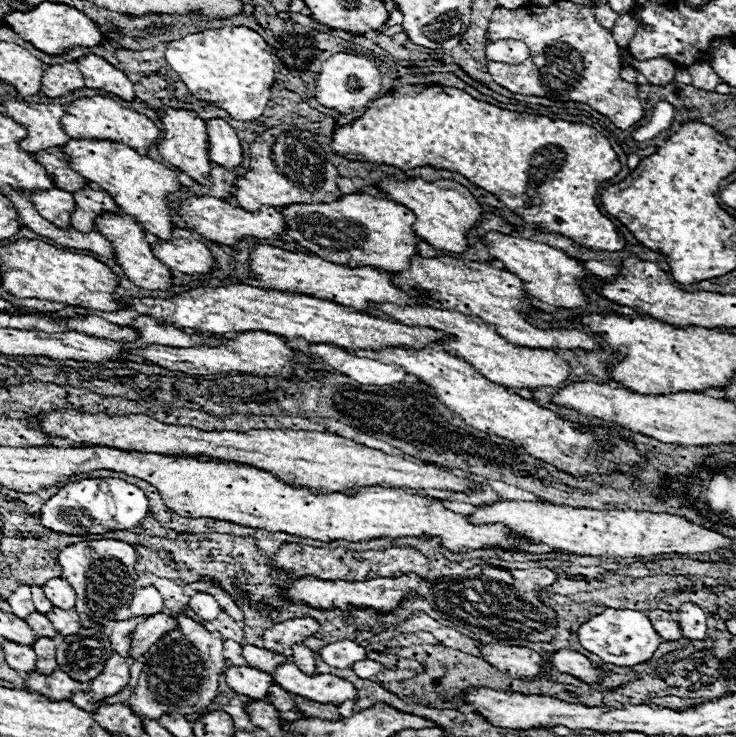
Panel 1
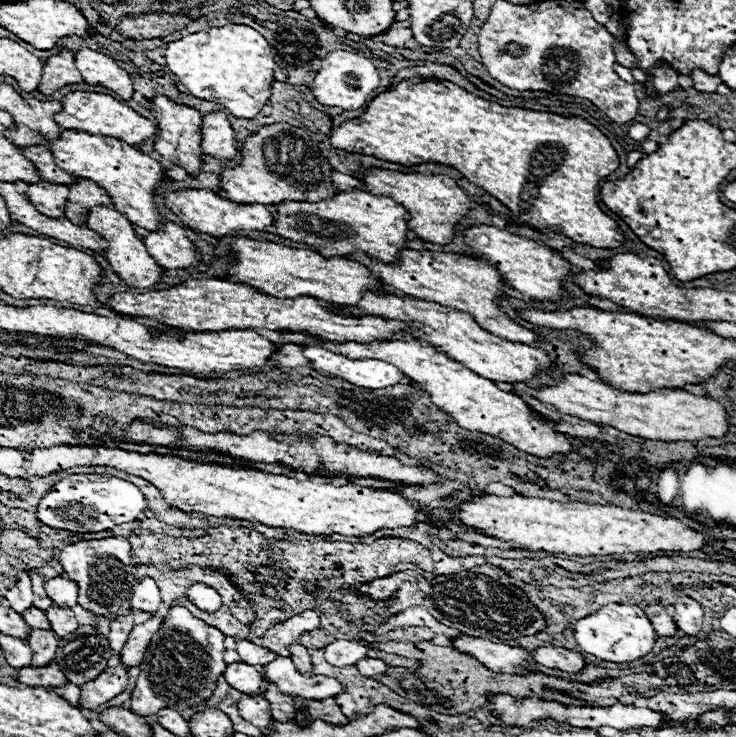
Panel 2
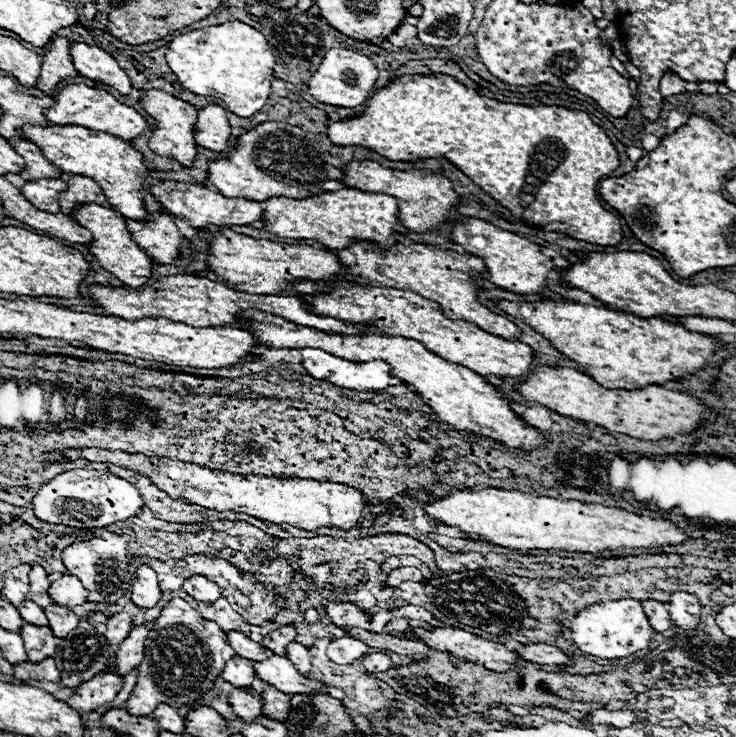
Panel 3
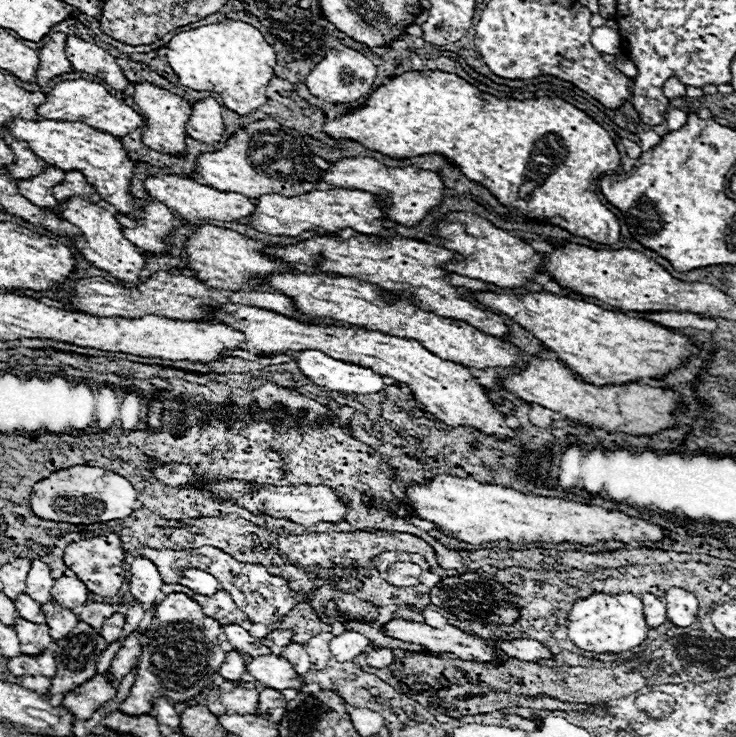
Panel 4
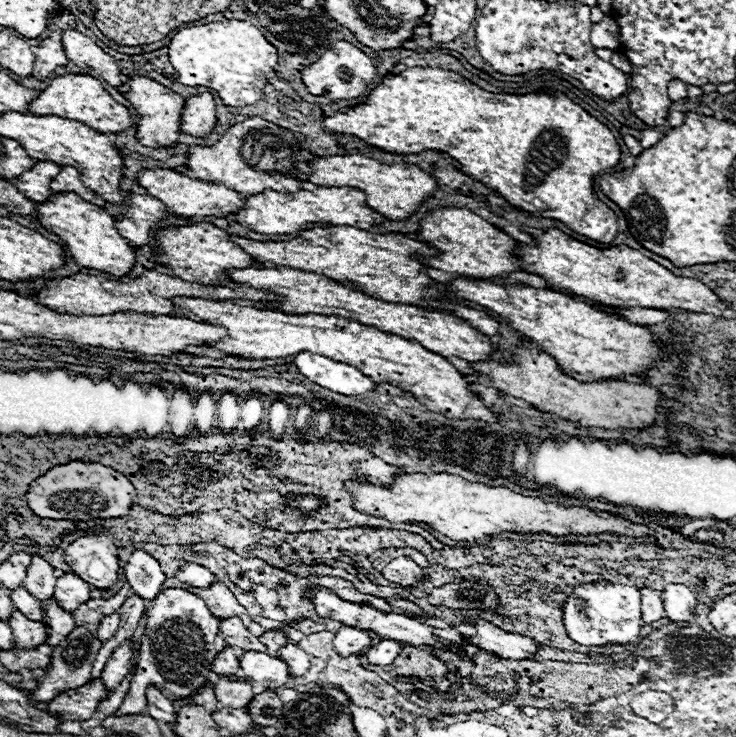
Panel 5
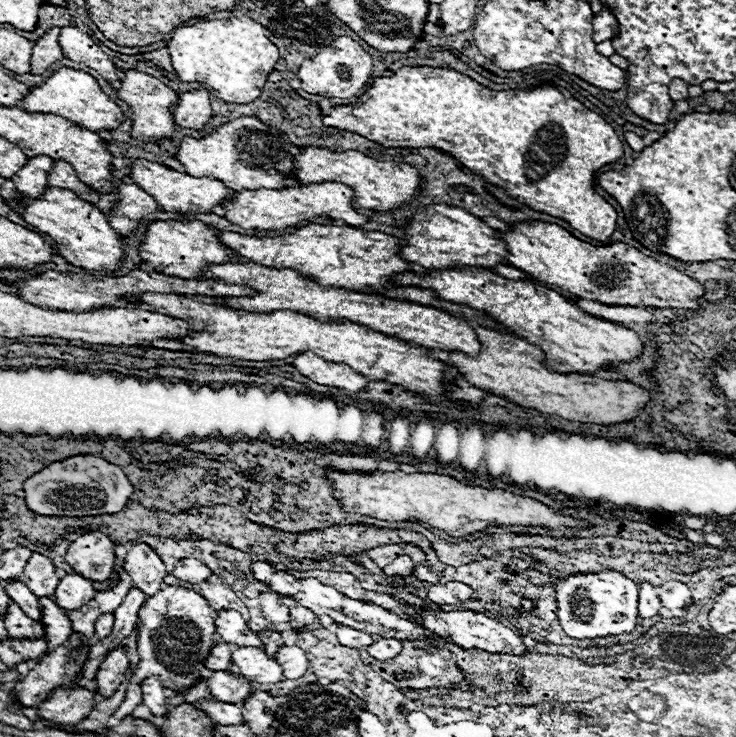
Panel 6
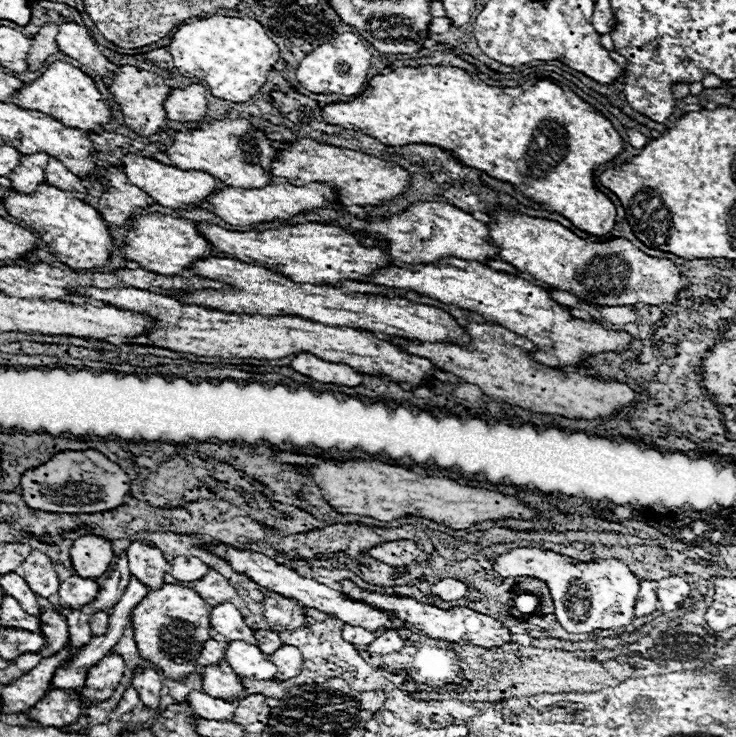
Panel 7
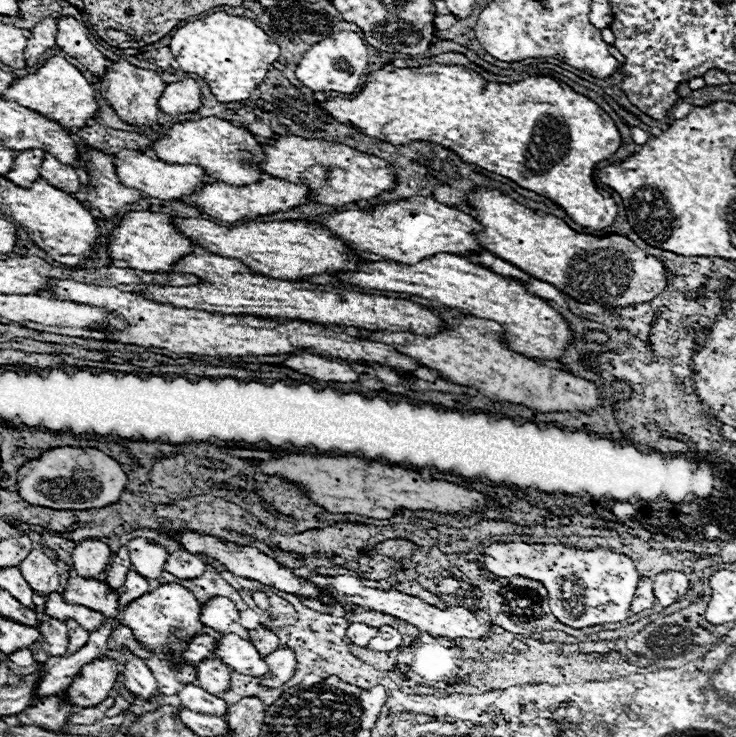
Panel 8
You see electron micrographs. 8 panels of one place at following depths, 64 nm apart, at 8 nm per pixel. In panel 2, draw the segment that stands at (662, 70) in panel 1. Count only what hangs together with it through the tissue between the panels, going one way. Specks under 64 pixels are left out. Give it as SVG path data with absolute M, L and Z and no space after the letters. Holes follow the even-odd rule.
M616 40L616 42L614 42L614 52L616 52L616 62L618 62L618 64L622 64L622 66L626 66L626 68L636 68L636 58L630 54L626 42ZM668 64L654 66L654 68L652 68L652 74L654 74L654 86L656 86L656 90L658 90L660 94L672 92L672 90L680 90L678 74L676 74Z

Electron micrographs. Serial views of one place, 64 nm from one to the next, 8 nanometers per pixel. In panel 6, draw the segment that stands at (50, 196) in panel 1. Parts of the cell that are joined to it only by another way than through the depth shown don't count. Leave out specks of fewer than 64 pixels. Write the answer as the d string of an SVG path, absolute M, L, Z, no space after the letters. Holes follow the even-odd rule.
M48 156L28 158L24 168L20 168L10 180L16 184L16 190L24 196L40 196L48 186L48 168L52 168L52 160Z

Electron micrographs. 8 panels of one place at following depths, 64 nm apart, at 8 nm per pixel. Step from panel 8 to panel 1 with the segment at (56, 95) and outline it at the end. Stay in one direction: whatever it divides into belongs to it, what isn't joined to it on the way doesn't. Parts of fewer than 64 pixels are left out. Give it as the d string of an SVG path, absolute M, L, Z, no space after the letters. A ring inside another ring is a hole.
M84 96L84 98L76 98L74 102L68 104L66 114L60 120L64 132L68 136L76 136L76 138L94 138L94 140L112 140L112 142L122 142L130 148L136 148L140 154L146 154L146 148L160 138L160 128L156 128L156 124L146 118L144 114L138 114L130 108L120 106L118 102L114 102L112 98L104 98L104 96Z

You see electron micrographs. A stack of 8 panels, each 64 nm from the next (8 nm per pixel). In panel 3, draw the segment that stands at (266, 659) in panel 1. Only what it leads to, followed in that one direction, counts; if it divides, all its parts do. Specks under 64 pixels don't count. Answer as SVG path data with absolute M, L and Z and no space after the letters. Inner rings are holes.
M230 630L228 632L228 642L232 644L232 648L236 650L236 654L256 662L256 660L264 660L268 656L272 656L272 652L268 648L264 648L262 644L258 642L252 642L244 632L238 632L238 630Z

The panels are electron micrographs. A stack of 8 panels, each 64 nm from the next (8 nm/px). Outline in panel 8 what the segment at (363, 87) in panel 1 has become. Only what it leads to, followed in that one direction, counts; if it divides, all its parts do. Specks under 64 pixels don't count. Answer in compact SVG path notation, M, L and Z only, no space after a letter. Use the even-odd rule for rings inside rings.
M342 30L334 36L324 38L320 44L312 44L312 48L308 48L308 52L302 56L294 74L304 86L308 86L314 92L336 90L336 92L352 94L364 84L366 66L368 66L368 50L364 40L356 32Z

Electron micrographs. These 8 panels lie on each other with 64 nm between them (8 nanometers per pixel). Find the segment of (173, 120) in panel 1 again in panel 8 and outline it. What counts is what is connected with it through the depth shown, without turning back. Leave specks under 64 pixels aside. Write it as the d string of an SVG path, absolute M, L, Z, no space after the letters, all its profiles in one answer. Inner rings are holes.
M118 60L112 62L106 72L100 76L100 94L102 98L114 108L114 112L132 126L152 126L158 122L158 104L156 100L160 98L160 92L164 90L164 82L162 78L154 72L154 70L144 70L138 68L126 60Z

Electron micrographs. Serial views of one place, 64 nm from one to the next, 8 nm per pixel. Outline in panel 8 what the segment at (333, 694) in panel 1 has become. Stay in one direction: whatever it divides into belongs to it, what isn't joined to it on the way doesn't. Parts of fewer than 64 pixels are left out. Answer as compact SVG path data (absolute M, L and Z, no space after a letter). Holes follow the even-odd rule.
M220 632L218 646L216 646L216 658L222 660L226 666L230 666L238 674L262 676L268 672L268 666L258 654L258 650L254 648L254 644L236 634Z

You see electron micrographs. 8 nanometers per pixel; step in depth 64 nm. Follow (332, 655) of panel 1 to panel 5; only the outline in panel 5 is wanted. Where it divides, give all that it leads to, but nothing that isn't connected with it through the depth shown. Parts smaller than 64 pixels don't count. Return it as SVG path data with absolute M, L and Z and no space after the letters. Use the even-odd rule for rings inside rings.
M342 626L338 632L336 632L336 638L334 638L334 644L336 644L336 650L342 652L342 656L348 656L352 652L362 652L362 650L368 650L372 646L372 638L364 632L364 630L358 630L358 628L350 628L350 626Z

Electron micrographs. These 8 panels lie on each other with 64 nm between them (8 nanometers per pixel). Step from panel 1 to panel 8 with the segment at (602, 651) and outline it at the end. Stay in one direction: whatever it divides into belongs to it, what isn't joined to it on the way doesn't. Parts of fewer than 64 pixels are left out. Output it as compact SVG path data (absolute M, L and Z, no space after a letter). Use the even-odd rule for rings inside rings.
M492 542L484 552L484 568L502 578L524 576L542 582L550 594L550 608L554 616L570 628L626 620L640 578L628 556L598 546L582 550L564 544Z

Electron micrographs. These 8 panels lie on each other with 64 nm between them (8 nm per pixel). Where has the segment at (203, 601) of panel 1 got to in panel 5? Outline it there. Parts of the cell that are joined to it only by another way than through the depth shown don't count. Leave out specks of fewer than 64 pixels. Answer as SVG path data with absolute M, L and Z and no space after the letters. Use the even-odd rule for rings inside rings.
M184 562L178 568L176 578L180 582L186 582L186 584L196 586L196 588L206 588L206 586L210 586L214 582L214 574L208 568L200 566L200 564L194 564L194 562Z

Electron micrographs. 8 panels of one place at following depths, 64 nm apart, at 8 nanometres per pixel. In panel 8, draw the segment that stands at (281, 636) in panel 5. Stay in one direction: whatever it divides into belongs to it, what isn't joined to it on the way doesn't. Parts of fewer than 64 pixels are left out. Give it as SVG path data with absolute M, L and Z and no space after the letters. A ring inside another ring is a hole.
M258 626L258 628L250 630L248 634L250 634L252 644L256 646L256 650L258 650L262 656L266 656L268 652L272 652L272 650L276 650L276 648L280 646L280 642L278 642L276 634L274 634L274 632L270 632L270 630L268 630L268 628L264 628L264 626Z

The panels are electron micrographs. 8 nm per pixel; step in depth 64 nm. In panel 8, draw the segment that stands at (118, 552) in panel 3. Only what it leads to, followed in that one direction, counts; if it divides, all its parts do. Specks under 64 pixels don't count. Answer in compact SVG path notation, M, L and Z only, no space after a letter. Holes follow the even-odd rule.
M84 540L74 548L72 564L78 576L96 578L110 564L110 548L98 540Z

